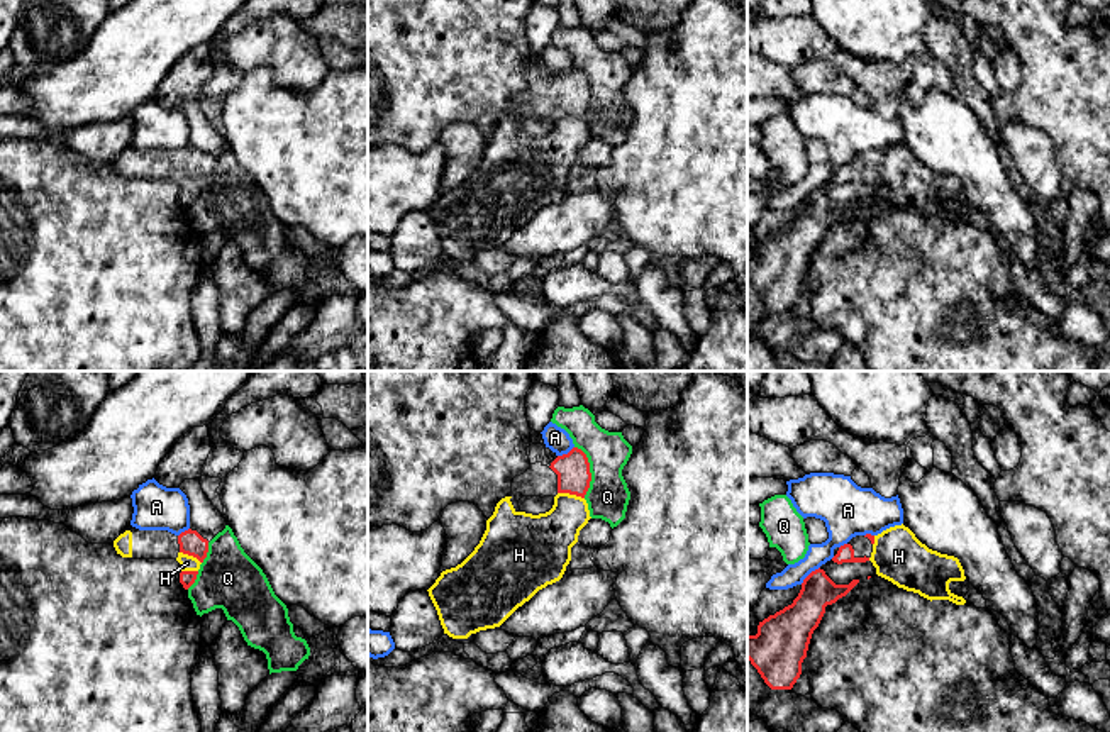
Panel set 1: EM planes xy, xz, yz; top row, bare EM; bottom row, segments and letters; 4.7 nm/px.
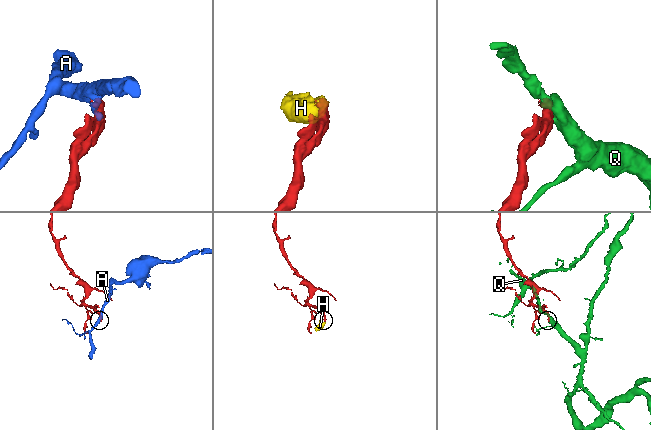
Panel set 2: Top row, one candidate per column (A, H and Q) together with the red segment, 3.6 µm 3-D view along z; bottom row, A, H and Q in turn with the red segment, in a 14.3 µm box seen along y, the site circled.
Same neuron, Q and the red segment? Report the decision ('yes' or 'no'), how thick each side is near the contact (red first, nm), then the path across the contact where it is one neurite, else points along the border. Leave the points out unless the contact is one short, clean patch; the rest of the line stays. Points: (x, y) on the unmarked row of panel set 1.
no; calibres 160 and 200 nm; border xz (575, 66), (585, 75), (588, 83), (590, 107), (585, 117)

